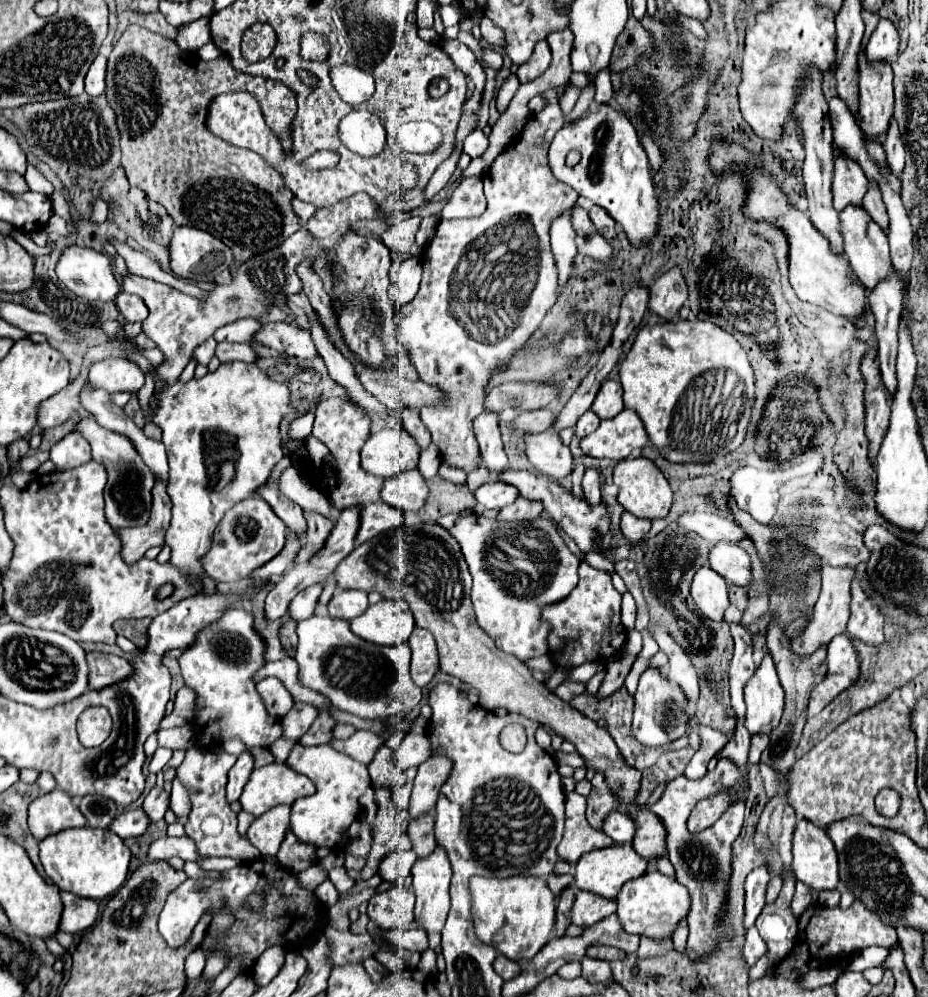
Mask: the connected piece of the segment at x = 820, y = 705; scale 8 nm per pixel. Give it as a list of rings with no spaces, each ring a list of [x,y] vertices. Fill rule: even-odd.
[[[845,635],[833,637],[833,641],[829,643],[827,661],[829,661],[827,677],[813,687],[809,697],[809,709],[807,709],[809,717],[821,713],[821,709],[825,709],[825,705],[829,705],[841,691],[855,685],[861,675],[859,671],[861,659]]]

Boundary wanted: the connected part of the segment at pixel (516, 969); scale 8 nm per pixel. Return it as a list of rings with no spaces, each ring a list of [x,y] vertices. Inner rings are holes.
[[[499,955],[499,957],[495,959],[493,967],[495,967],[497,975],[501,975],[501,977],[503,977],[503,981],[509,981],[509,979],[517,977],[517,973],[521,973],[519,963],[517,963],[517,961],[509,961],[509,959],[507,959],[507,957],[503,957],[503,955]]]

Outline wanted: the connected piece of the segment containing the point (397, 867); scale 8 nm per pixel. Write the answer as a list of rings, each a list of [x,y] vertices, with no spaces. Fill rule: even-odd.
[[[409,851],[409,863],[405,859],[407,855],[401,855],[401,853],[389,853],[381,865],[379,865],[379,875],[385,879],[385,881],[397,881],[397,879],[405,879],[409,873],[411,873],[411,867],[417,859],[417,855],[413,851]]]

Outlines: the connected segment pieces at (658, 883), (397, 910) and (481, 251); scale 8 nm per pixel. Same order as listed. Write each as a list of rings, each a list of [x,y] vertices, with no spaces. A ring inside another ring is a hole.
[[[657,869],[647,871],[639,879],[627,881],[617,895],[617,917],[623,925],[623,929],[627,933],[633,933],[639,937],[645,935],[655,941],[671,939],[673,931],[677,929],[679,921],[683,921],[687,917],[689,909],[691,909],[689,891],[683,885],[679,885],[673,877],[667,877],[667,875],[659,873]]]
[[[391,887],[389,891],[375,893],[369,901],[367,913],[381,929],[407,927],[413,921],[413,891],[407,887]]]
[[[537,115],[537,123],[527,123],[523,133],[493,161],[493,165],[489,167],[489,181],[483,181],[485,183],[485,197],[487,197],[487,209],[481,217],[467,217],[467,219],[449,219],[449,221],[439,221],[437,225],[437,231],[431,239],[431,245],[427,245],[427,251],[425,251],[425,261],[429,261],[429,271],[431,275],[425,275],[425,277],[431,277],[431,279],[425,279],[421,281],[421,291],[417,293],[417,297],[403,305],[399,309],[399,335],[397,335],[397,341],[401,343],[401,347],[407,351],[409,355],[409,361],[411,365],[415,367],[419,379],[423,383],[429,383],[429,385],[435,385],[439,391],[445,393],[445,399],[435,403],[433,407],[421,407],[419,409],[419,415],[421,415],[421,421],[425,423],[425,427],[431,431],[431,437],[433,437],[433,443],[439,447],[443,459],[451,465],[457,465],[465,471],[471,471],[475,469],[475,465],[479,463],[479,447],[477,447],[477,441],[473,437],[473,419],[483,411],[483,399],[485,399],[485,393],[487,393],[487,385],[491,381],[491,377],[499,371],[503,371],[509,361],[513,359],[513,355],[517,353],[517,349],[521,349],[521,345],[525,345],[525,341],[533,335],[533,331],[541,325],[545,313],[553,307],[553,303],[557,301],[555,299],[555,289],[557,289],[557,269],[555,269],[555,261],[553,261],[553,253],[551,253],[551,245],[549,245],[549,225],[553,221],[553,217],[557,217],[559,213],[563,213],[565,209],[569,209],[575,201],[577,201],[577,193],[557,181],[549,169],[549,163],[547,163],[547,149],[553,141],[553,135],[563,127],[561,123],[561,115]],[[503,221],[525,221],[525,229],[493,229],[497,225],[501,225]]]

